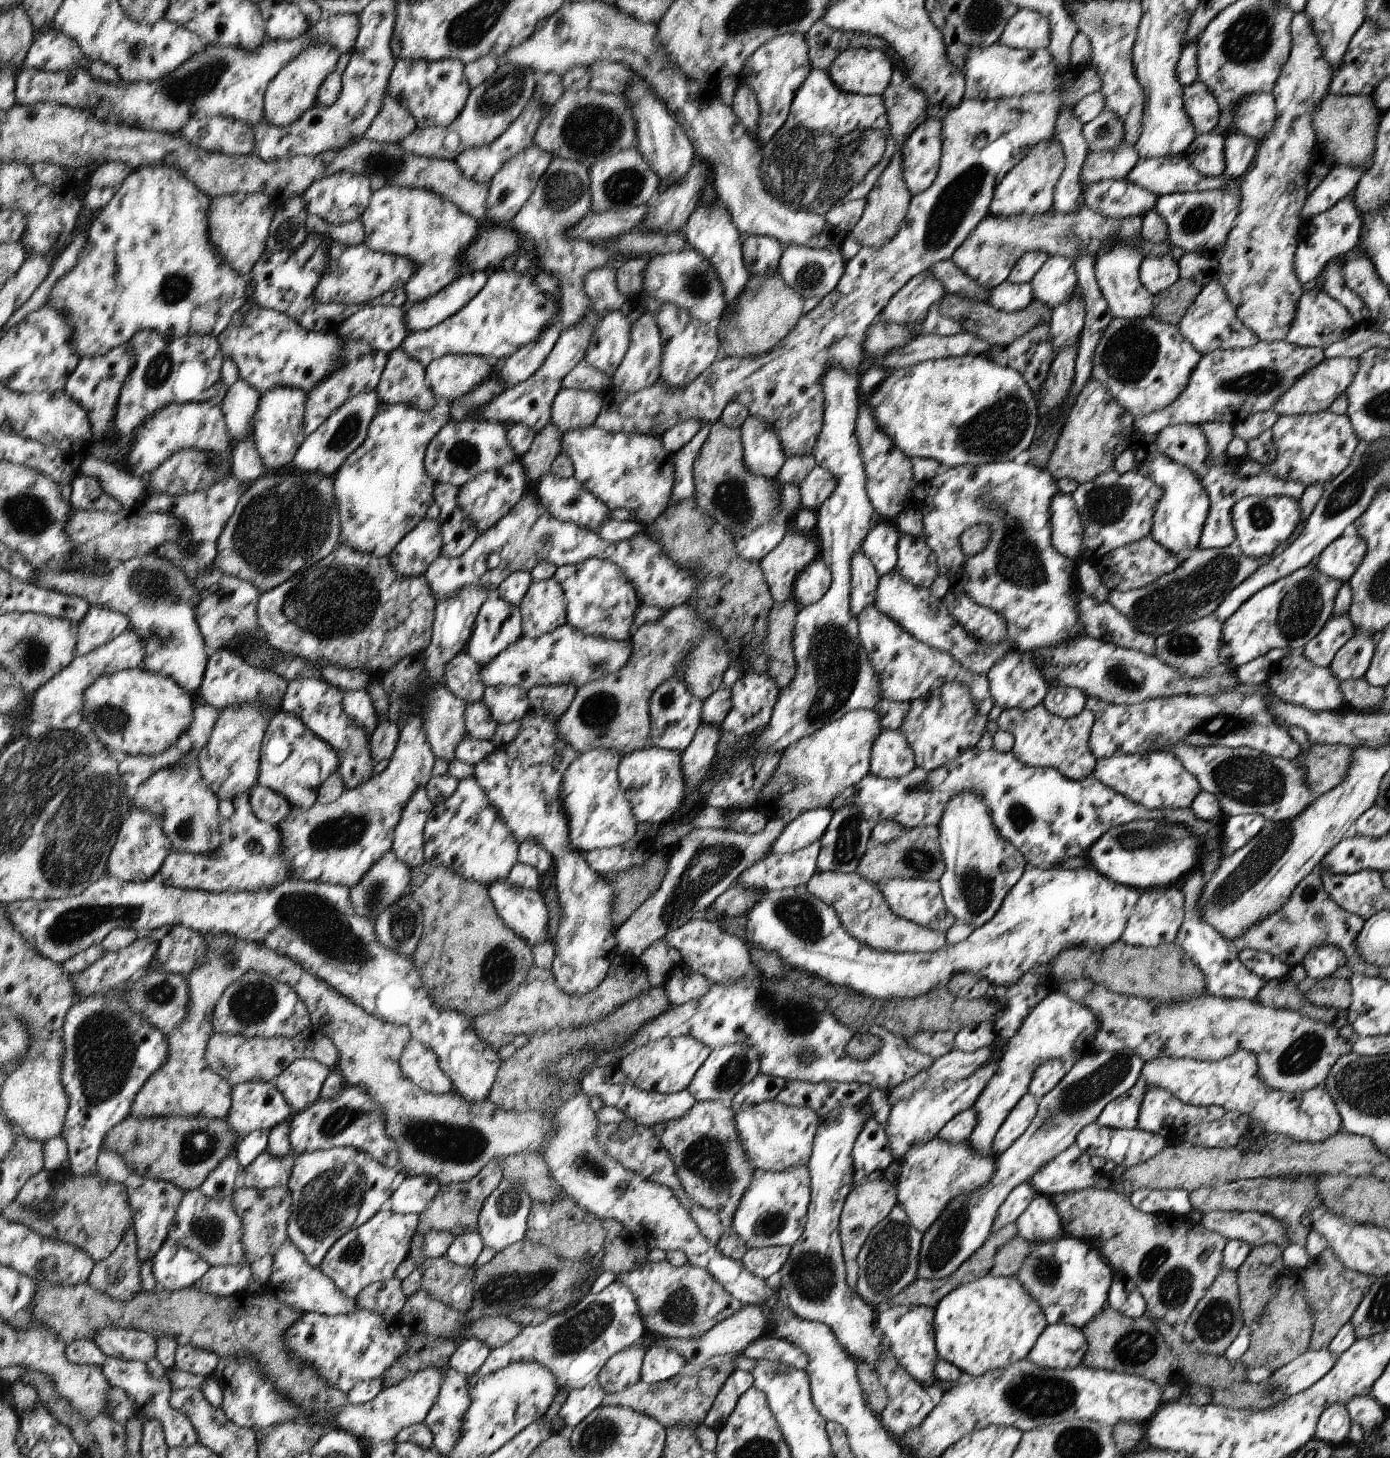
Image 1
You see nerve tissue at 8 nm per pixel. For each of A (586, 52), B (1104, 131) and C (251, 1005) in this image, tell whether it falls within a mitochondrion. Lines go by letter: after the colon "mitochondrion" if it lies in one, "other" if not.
A: other
B: mitochondrion
C: mitochondrion

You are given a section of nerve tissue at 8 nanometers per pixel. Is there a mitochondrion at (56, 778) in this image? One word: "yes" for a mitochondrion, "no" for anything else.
yes

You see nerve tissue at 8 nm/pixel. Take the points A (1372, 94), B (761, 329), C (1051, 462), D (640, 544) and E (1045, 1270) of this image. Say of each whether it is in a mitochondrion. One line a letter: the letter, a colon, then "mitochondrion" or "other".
A: other
B: other
C: other
D: mitochondrion
E: mitochondrion

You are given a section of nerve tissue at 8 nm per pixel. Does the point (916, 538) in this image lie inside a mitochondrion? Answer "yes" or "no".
no

